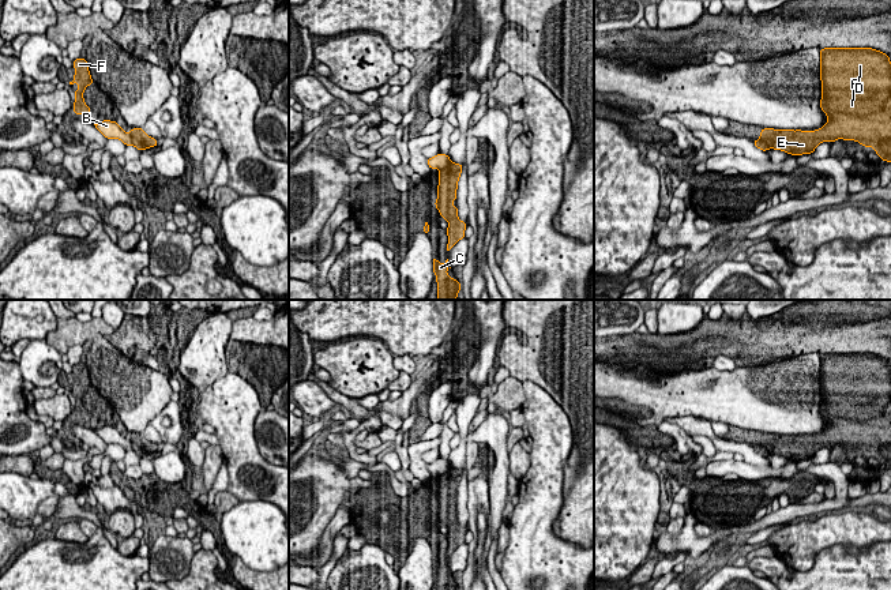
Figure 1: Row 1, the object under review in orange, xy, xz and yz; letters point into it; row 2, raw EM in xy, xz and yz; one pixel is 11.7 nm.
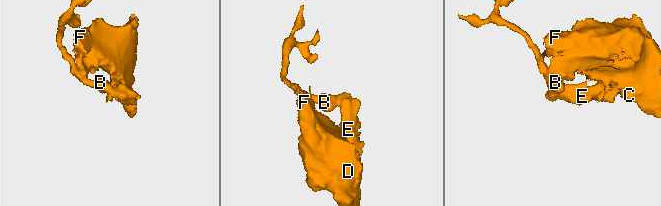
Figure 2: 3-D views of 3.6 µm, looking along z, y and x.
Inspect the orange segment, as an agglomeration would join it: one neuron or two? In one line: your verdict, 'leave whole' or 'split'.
split

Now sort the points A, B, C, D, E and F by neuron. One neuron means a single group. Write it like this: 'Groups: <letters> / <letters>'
Groups: A C D E F / B

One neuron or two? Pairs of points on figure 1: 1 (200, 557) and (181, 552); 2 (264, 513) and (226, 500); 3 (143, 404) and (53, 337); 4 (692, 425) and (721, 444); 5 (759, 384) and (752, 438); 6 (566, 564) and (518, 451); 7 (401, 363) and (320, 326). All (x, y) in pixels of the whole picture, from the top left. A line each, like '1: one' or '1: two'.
1: two
2: two
3: one
4: one
5: two
6: two
7: two

